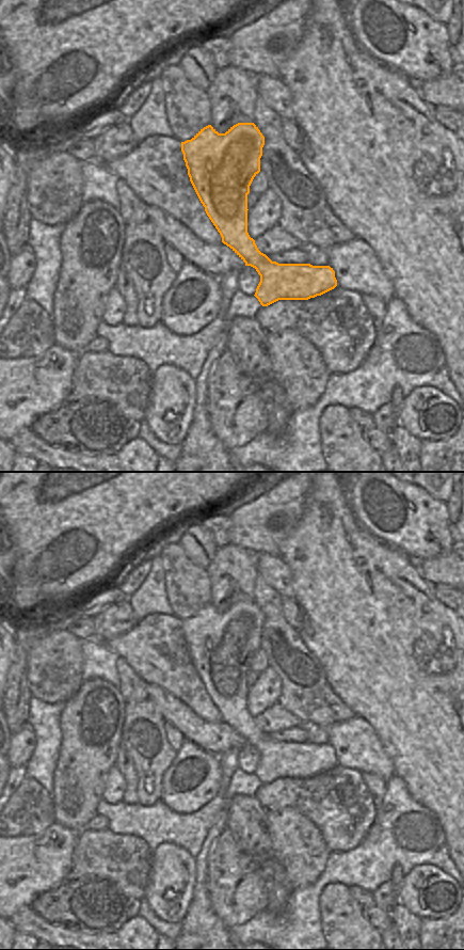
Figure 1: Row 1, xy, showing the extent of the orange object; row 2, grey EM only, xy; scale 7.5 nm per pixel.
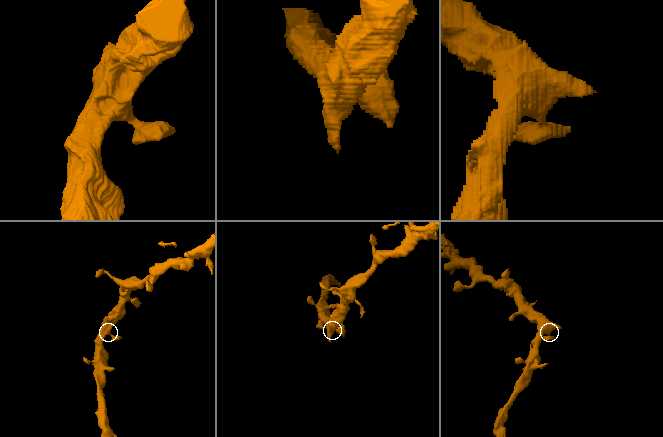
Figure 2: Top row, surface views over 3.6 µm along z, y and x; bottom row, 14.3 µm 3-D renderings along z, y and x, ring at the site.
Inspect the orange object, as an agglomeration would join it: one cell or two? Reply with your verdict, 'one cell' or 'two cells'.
one cell

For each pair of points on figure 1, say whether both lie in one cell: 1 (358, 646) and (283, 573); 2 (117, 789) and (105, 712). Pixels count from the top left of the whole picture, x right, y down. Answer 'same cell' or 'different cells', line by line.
1: different cells
2: different cells

